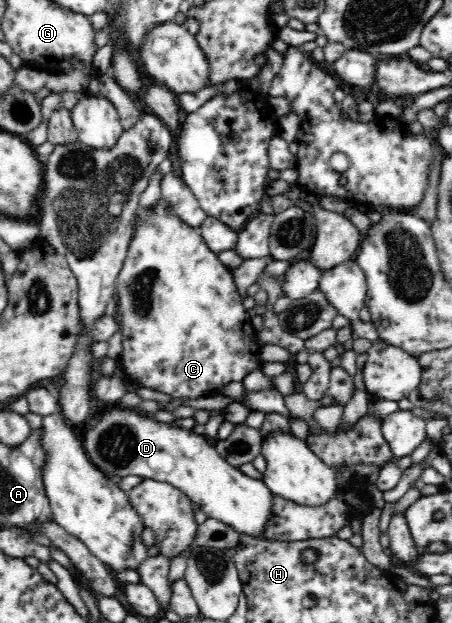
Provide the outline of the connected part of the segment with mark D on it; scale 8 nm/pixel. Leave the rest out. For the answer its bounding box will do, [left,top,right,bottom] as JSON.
[82,404,275,537]

